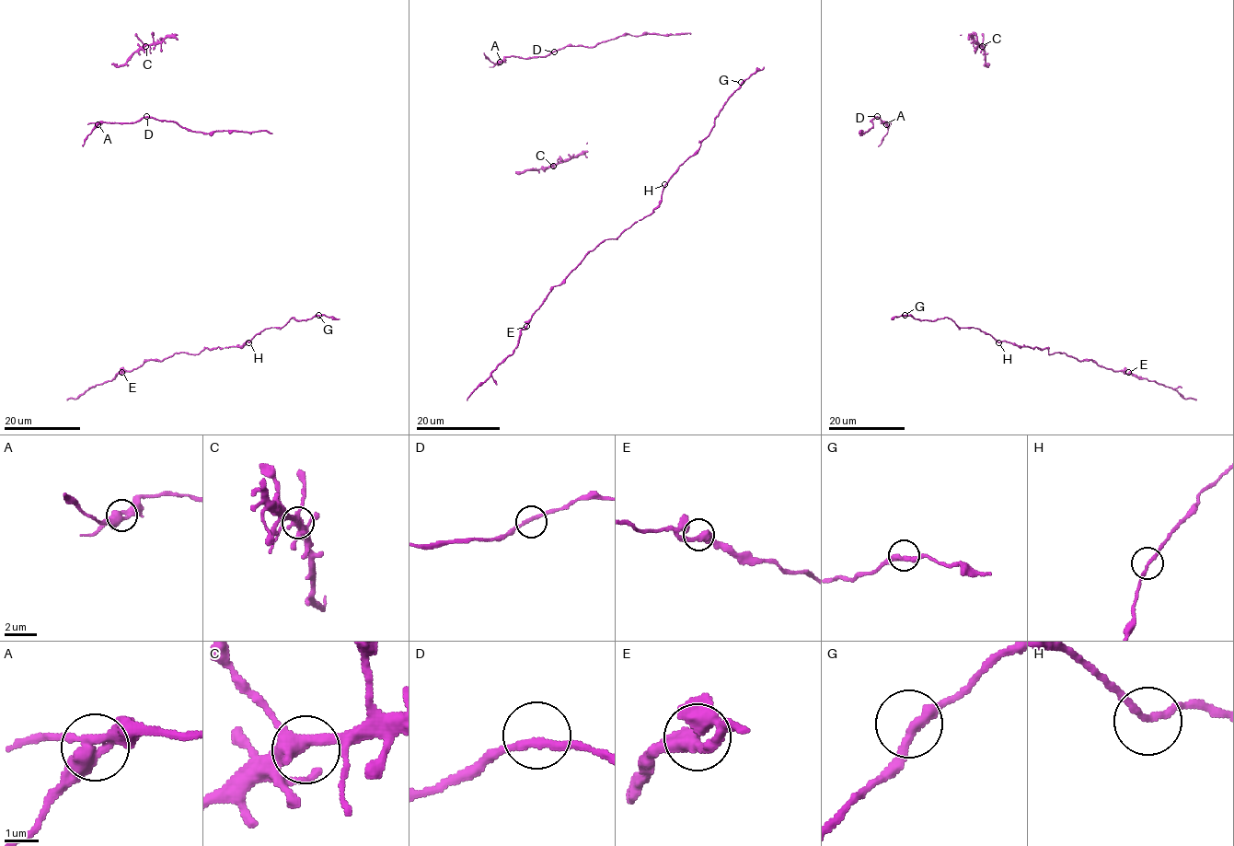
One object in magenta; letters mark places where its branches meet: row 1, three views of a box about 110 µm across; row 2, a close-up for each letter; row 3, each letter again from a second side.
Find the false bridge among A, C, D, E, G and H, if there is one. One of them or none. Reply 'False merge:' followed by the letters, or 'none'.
False merge: A

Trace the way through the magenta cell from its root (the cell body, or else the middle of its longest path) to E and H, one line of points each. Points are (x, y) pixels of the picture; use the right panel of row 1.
E: (905, 315), (932, 321), (947, 318), (997, 341), (1047, 348), (1049, 353), (1065, 353), (1128, 372)
H: (905, 315), (932, 321), (947, 318), (960, 327), (978, 328), (999, 342)

